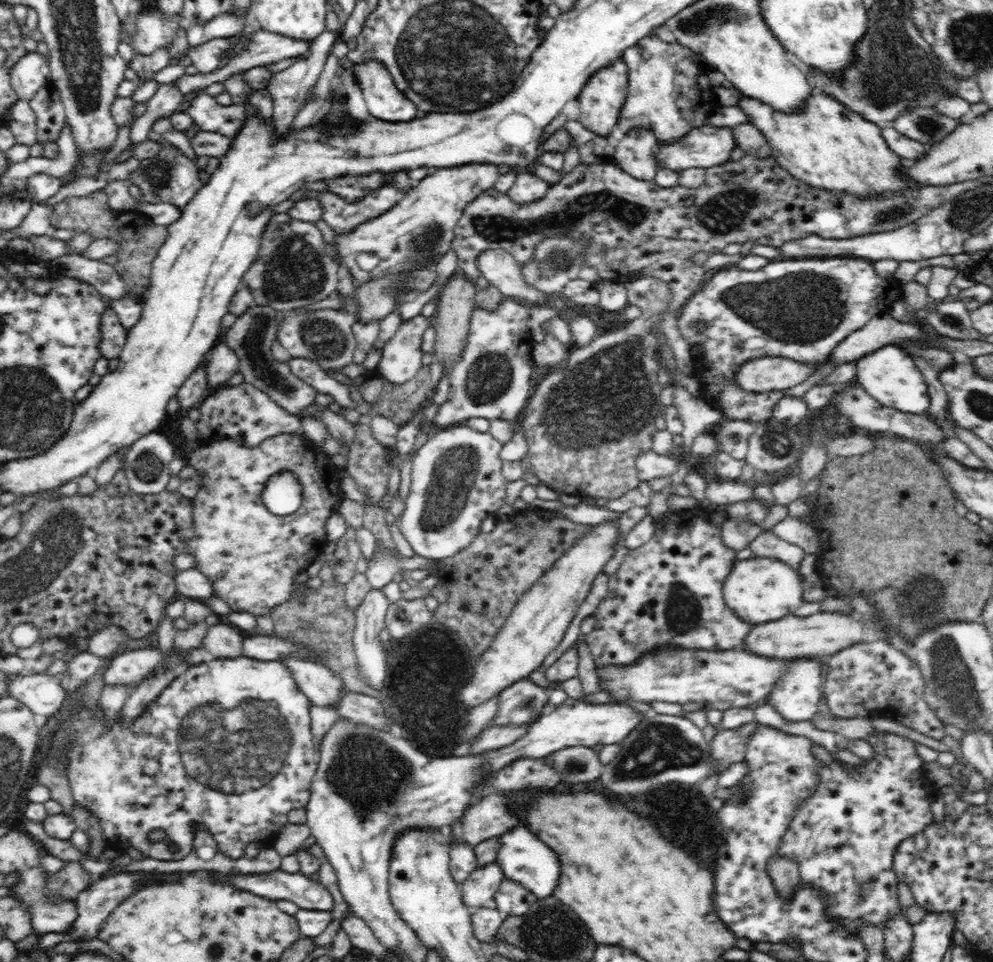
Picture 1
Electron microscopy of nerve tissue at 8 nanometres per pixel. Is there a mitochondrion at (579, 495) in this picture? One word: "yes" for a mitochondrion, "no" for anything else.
no

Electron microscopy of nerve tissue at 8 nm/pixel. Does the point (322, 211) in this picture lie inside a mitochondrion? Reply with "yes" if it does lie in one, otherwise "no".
no

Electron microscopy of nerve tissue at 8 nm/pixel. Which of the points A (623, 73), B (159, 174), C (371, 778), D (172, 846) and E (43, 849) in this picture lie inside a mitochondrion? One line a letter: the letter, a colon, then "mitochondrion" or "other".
A: other
B: mitochondrion
C: mitochondrion
D: other
E: other

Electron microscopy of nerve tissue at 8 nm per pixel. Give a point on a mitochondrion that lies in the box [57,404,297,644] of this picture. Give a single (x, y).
(147, 469)

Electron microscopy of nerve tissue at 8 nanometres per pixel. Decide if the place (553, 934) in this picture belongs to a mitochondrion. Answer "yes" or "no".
yes

